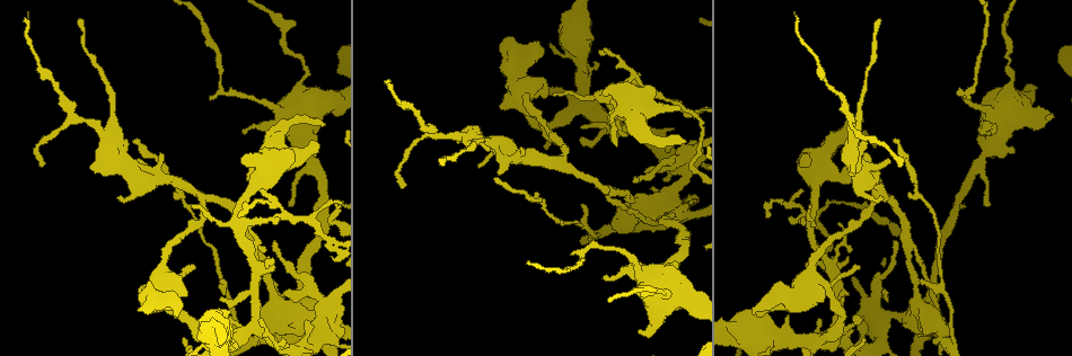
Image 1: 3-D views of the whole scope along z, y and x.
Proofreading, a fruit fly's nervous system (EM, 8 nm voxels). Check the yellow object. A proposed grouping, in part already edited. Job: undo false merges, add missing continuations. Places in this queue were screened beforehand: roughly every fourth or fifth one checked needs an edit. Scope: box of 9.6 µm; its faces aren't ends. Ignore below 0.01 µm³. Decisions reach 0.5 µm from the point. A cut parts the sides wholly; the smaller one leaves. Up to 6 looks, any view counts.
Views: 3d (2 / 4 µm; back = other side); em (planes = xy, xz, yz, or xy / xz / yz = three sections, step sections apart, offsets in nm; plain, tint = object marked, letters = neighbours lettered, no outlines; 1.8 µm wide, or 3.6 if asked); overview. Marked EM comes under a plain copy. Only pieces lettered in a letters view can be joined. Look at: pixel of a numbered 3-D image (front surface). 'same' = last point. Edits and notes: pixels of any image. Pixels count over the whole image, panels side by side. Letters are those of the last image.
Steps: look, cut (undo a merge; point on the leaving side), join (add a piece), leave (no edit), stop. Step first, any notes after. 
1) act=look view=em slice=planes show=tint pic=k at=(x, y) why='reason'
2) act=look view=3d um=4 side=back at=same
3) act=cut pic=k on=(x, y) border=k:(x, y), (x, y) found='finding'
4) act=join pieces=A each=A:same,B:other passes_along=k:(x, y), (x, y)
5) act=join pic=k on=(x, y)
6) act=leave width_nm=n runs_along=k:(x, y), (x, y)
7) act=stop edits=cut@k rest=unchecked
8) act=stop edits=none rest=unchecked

act=look view=em slice=planes show=letters pic=1 at=(404, 187) why='thin end'

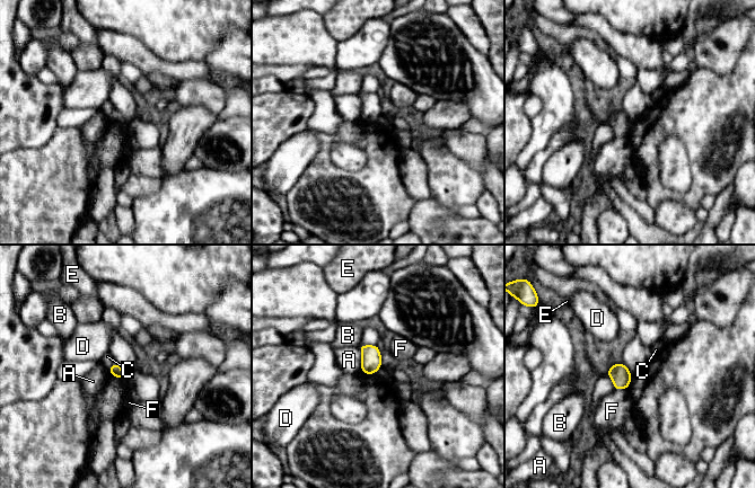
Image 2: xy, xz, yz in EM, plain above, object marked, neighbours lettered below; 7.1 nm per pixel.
act=leave width_nm=90 each=A:other,B:other,C:other,D:other,E:other,F:other border=2:(114, 361), (107, 370) found='no lettered piece goes on from it'

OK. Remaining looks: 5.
act=look view=em slice=xy step=16 show=letters pic=1 at=(624, 229) why='sharp bend'

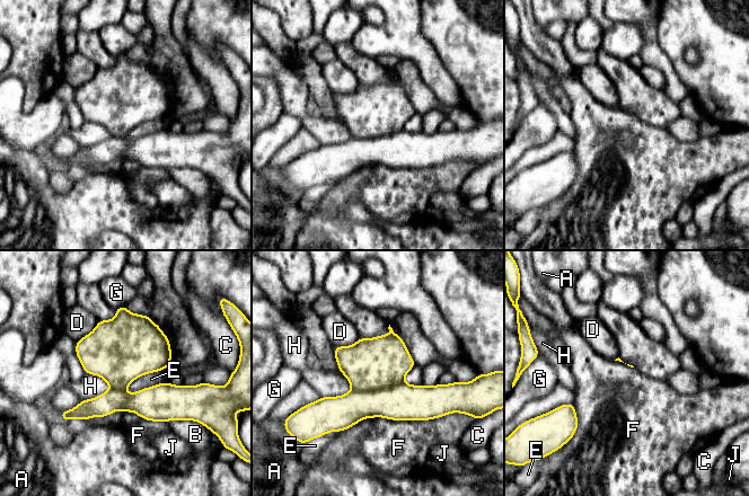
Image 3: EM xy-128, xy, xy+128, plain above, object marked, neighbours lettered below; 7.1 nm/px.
act=look view=em slice=planes show=letters at=same why='cut it another way'

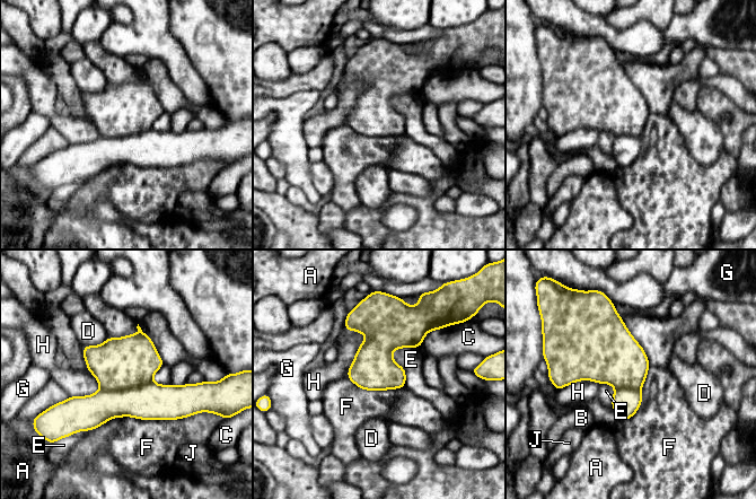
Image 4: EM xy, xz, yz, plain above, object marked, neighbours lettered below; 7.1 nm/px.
act=cut pic=4 on=(151, 401) width_nm=320 longest_contact=F:800nm each=A:other,B:other,C:other,D:other,E:other,F:other,G:other,H:other,J:other found='two cells meet here'

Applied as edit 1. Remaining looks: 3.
act=look view=em slice=xz step=16 show=tint pic=1 at=(627, 133)

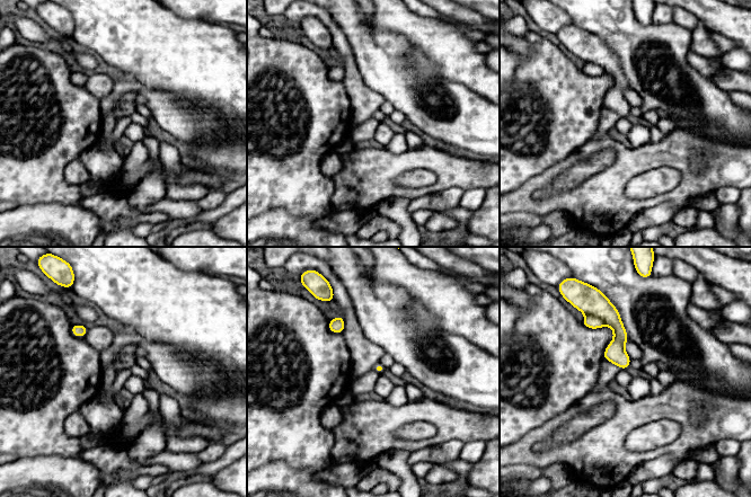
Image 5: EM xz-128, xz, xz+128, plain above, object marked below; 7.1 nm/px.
act=look view=em slice=xy step=4 show=letters at=same

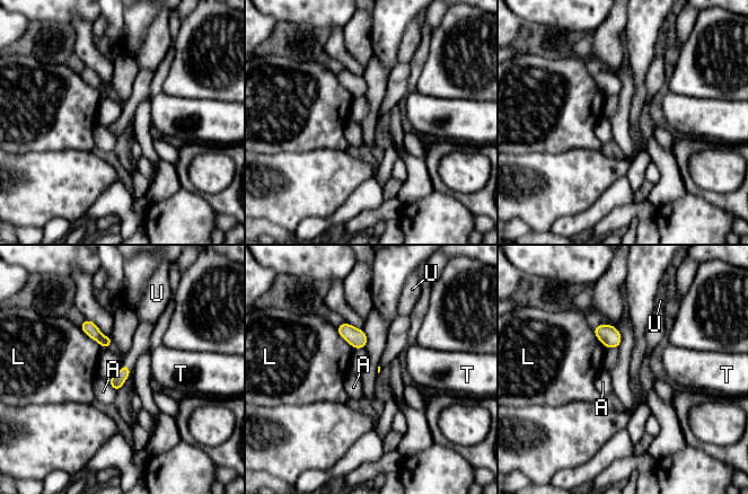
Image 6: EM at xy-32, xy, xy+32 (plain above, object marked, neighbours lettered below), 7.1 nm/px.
act=leave each=A:other,L:other,T:other,U:other border=6:(106, 379), (115, 390) found='none of them fits'

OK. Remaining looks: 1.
act=stop edits=cut@4 rest=unchecked

